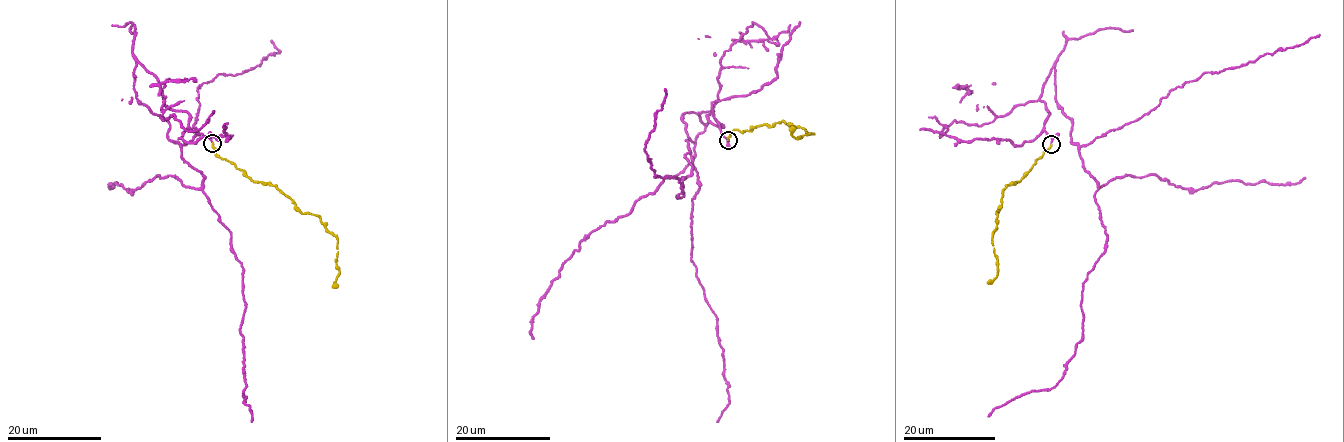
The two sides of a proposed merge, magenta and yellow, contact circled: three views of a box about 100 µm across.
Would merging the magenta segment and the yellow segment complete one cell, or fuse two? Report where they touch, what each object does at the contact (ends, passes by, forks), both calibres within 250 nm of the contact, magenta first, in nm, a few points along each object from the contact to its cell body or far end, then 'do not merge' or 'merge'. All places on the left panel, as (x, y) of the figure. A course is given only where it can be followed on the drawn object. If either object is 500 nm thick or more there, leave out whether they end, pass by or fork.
at (212, 143); magenta ends there; yellow ends there; 150 nm thick on the magenta side, 180 nm on the other; magenta runs (212, 142), (164, 102), (137, 62), (137, 100), (170, 125), (168, 138), (201, 173), (240, 263), (250, 422); yellow runs (212, 143), (221, 158), (243, 170), (252, 180), (269, 182), (301, 212), (320, 218), (337, 240), (335, 287); merge

